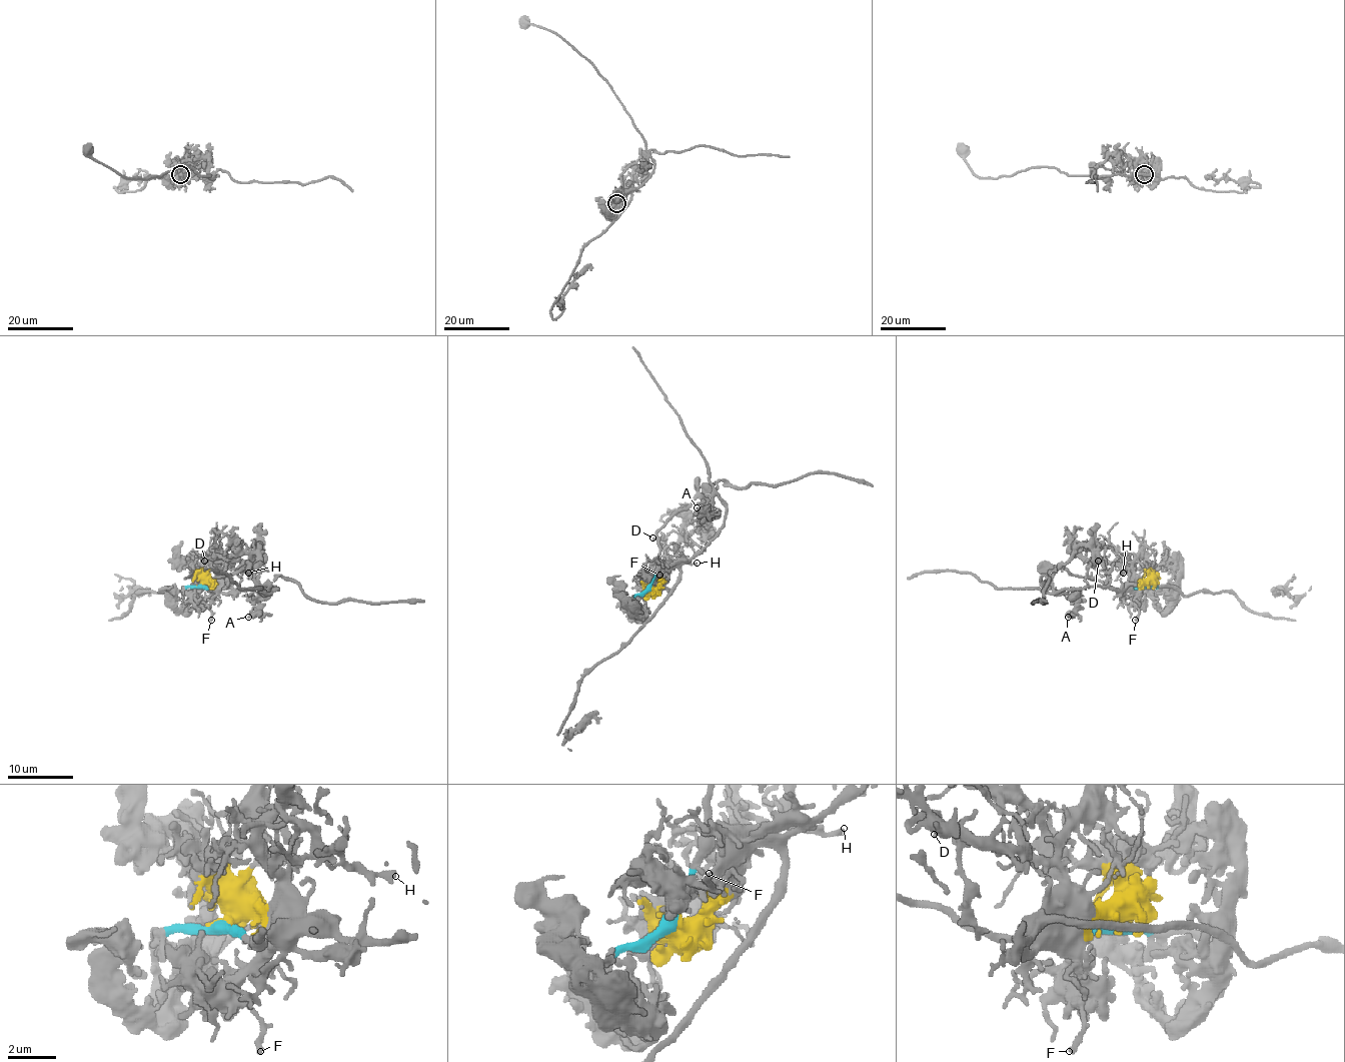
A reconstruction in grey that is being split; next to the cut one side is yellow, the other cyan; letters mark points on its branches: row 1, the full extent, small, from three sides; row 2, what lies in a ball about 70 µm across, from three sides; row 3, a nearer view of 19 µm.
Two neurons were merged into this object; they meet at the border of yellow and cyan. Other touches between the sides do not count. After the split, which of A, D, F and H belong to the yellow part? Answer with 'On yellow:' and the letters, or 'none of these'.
On yellow: F

